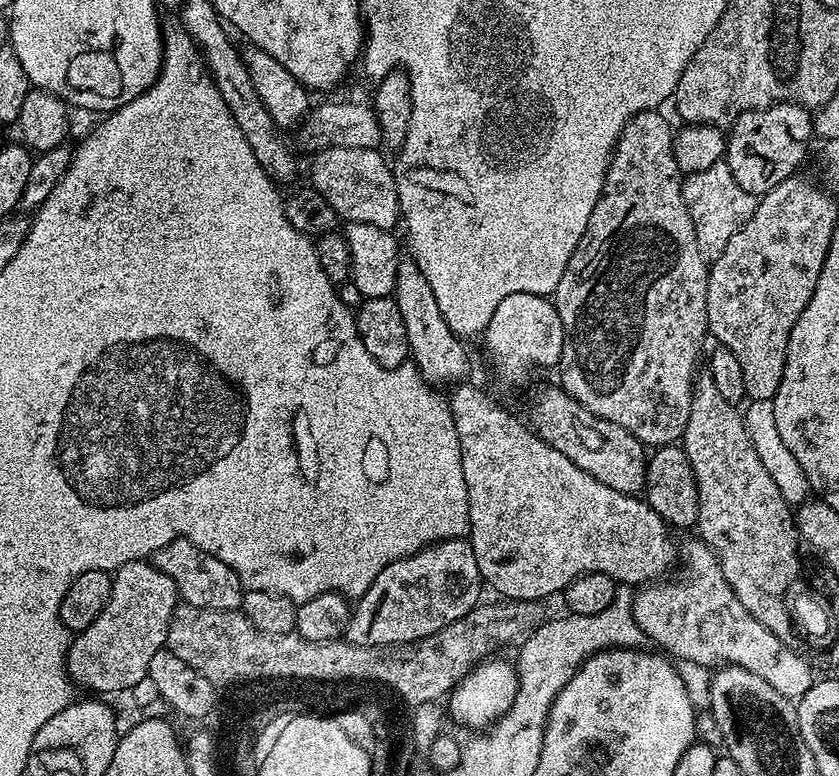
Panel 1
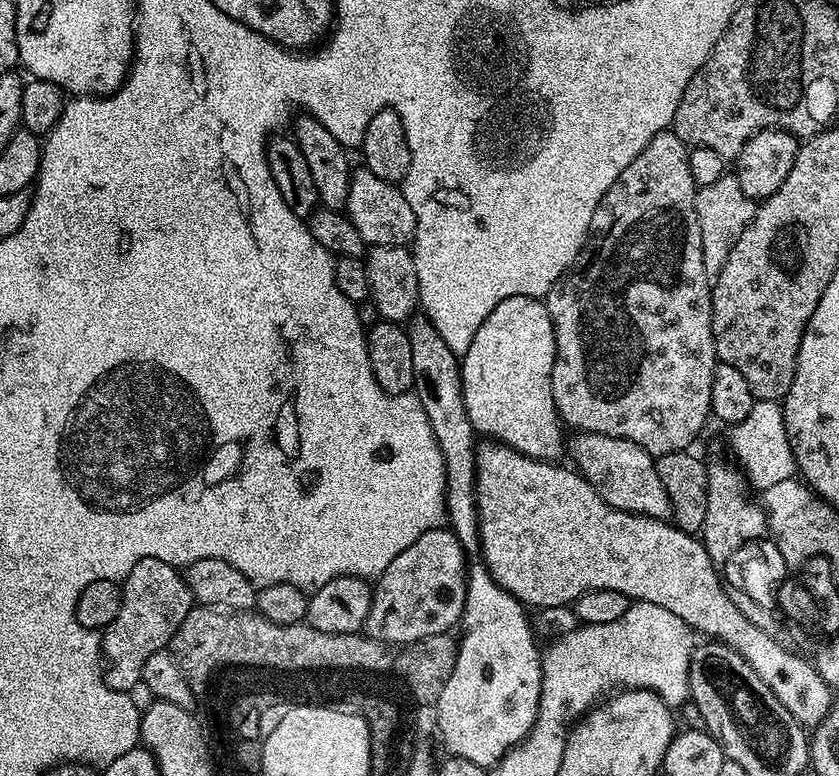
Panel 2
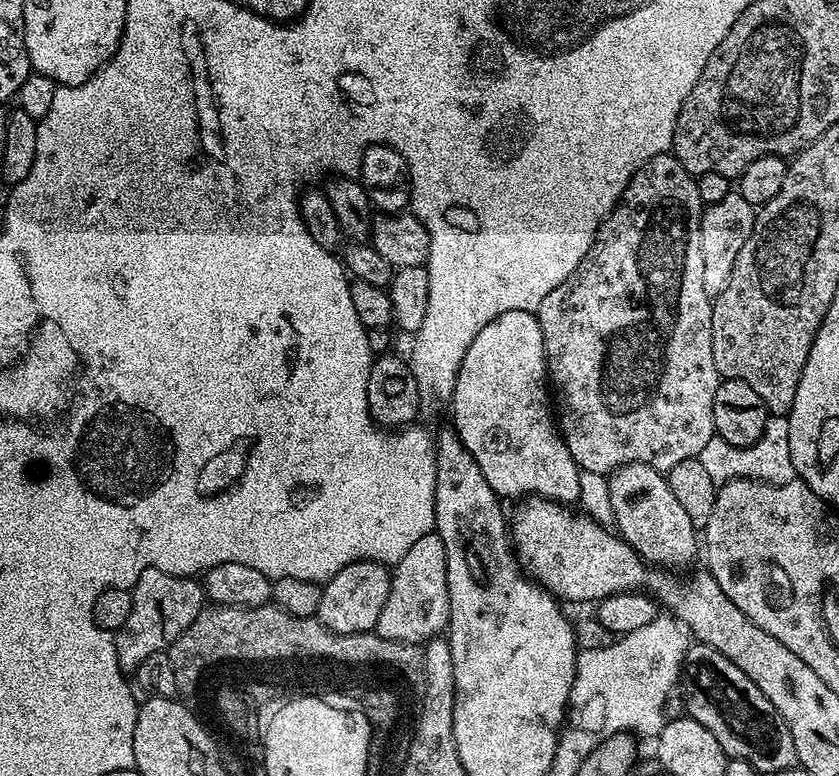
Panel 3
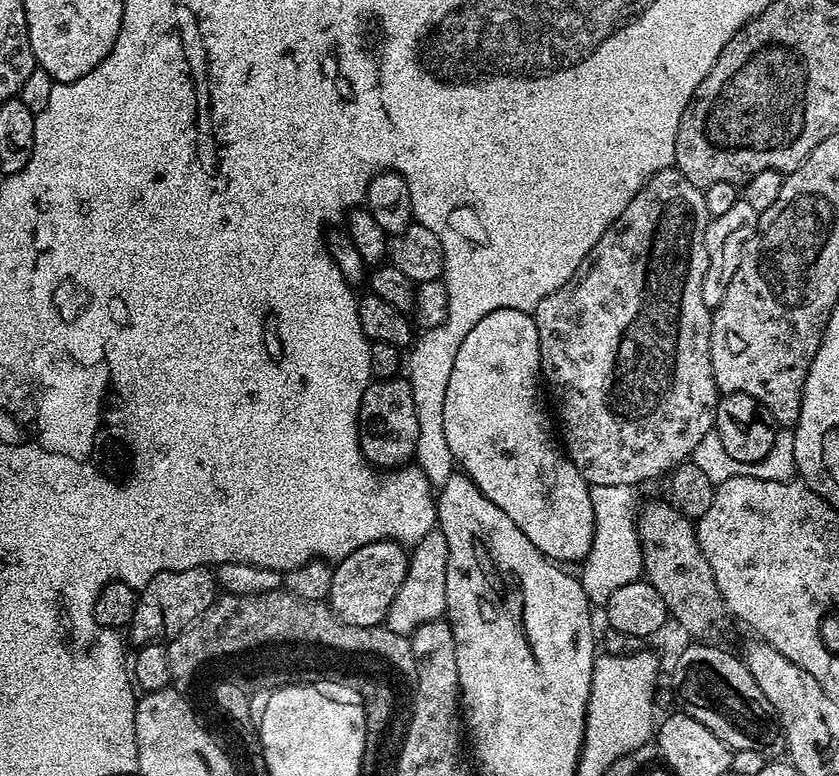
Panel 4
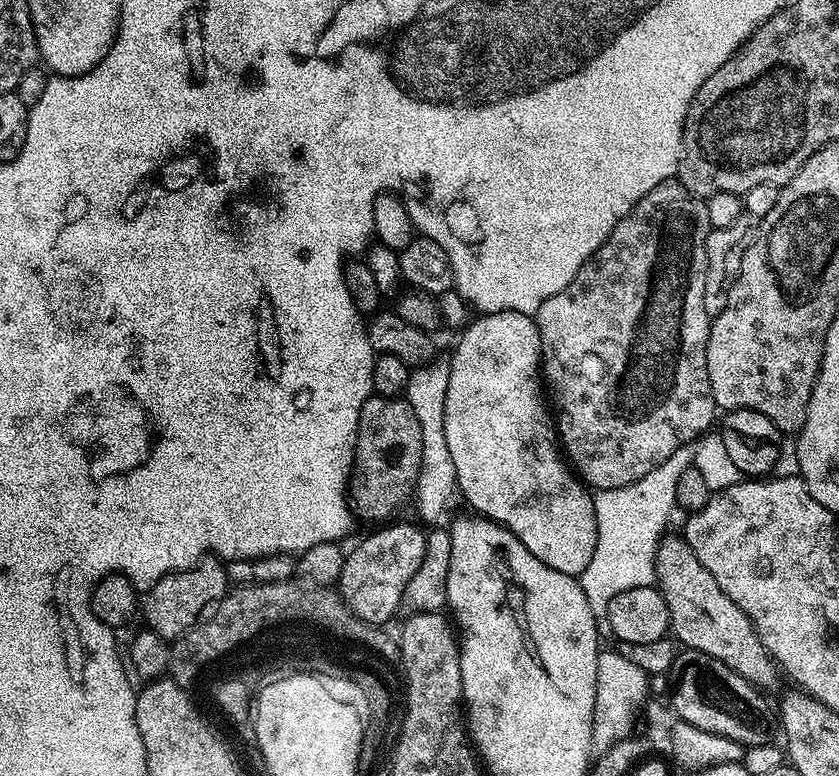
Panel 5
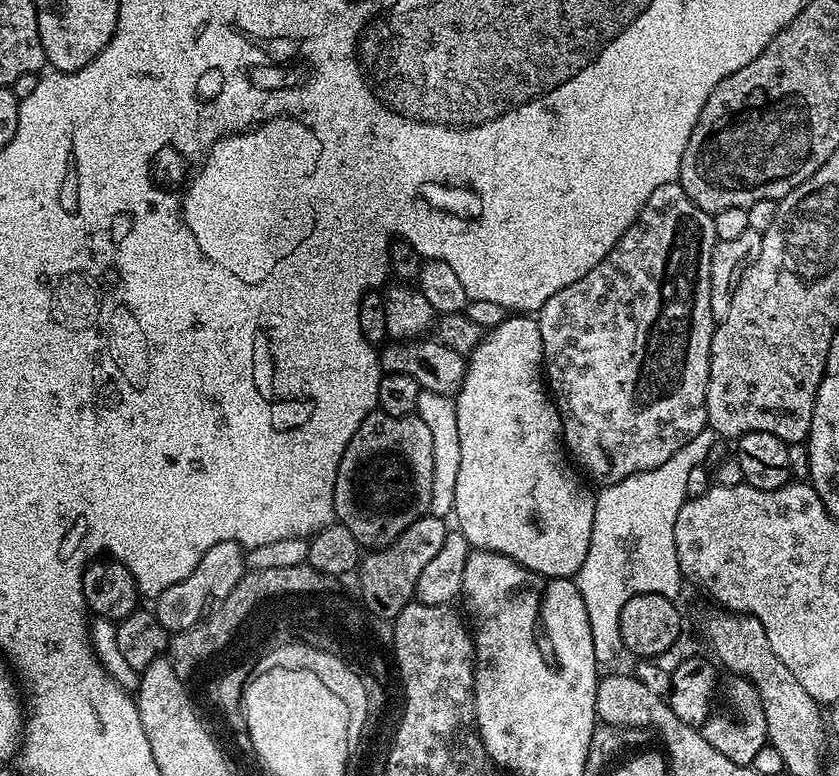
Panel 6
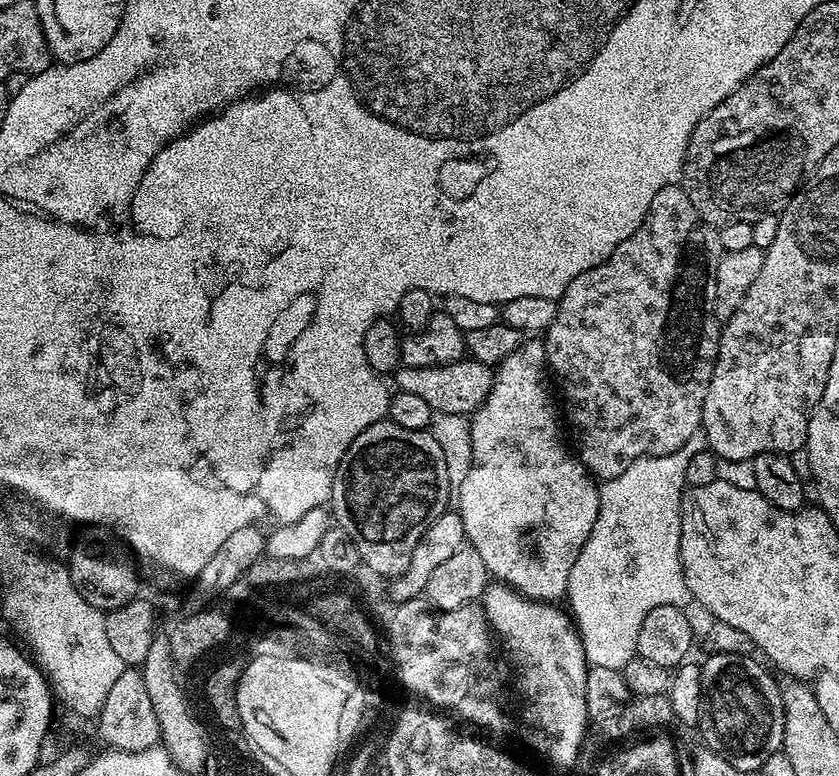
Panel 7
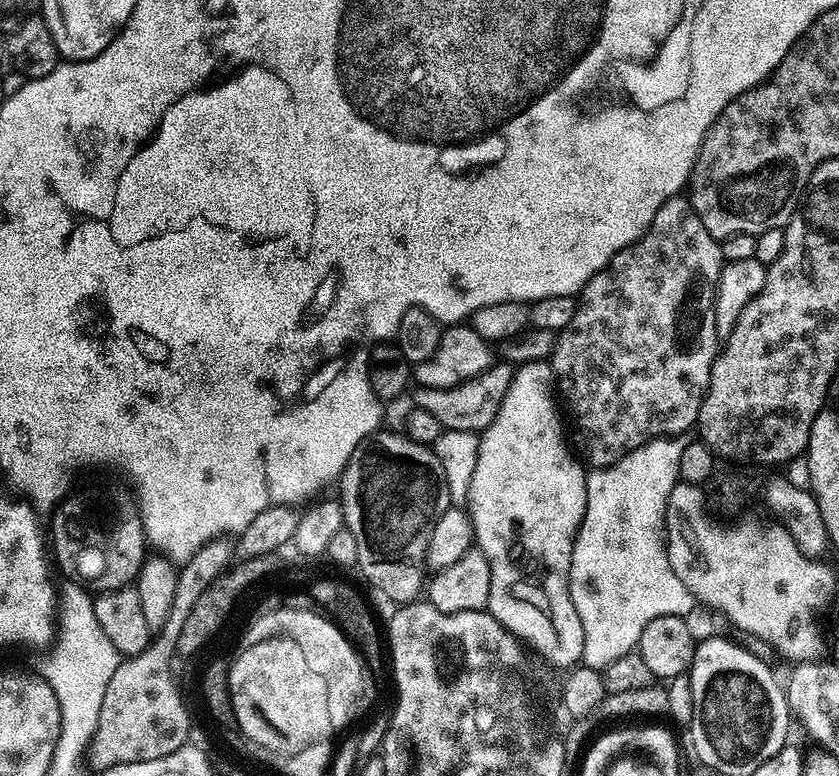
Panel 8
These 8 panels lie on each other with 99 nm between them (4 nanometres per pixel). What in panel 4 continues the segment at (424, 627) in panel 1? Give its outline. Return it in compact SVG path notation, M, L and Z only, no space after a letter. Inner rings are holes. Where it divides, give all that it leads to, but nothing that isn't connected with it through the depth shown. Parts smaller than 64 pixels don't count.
M438 530L428 532L417 544L411 545L406 576L390 602L384 624L394 634L411 637L426 622L441 619L446 612L446 538Z

